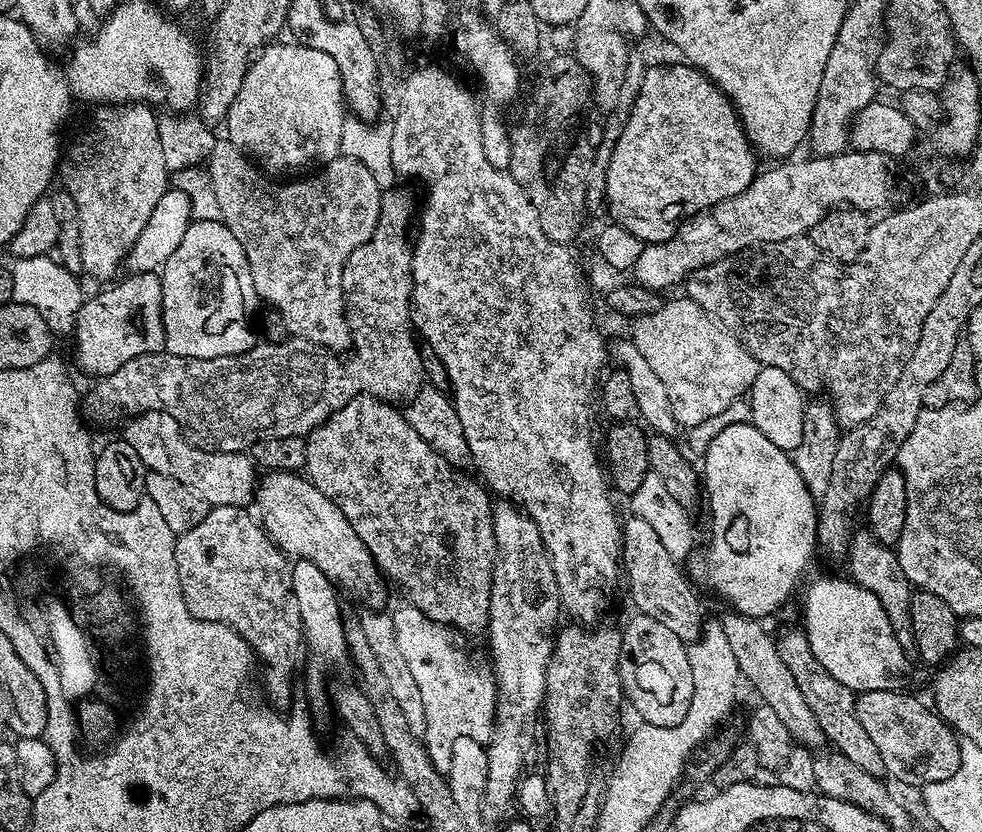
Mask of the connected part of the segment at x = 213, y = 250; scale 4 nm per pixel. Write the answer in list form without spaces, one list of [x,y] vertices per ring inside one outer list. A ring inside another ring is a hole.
[[[193,219],[182,242],[162,267],[160,285],[164,347],[170,354],[186,358],[222,358],[242,354],[257,344],[257,325],[248,321],[258,305],[254,278],[250,278],[250,262],[242,250],[242,242],[238,242],[238,238],[234,238],[232,231],[219,219]]]

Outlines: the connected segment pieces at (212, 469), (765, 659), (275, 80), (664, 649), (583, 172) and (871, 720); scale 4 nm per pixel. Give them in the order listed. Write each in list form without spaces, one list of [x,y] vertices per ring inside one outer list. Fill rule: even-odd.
[[[162,411],[142,412],[133,415],[129,420],[132,421],[125,426],[122,439],[134,446],[147,471],[164,474],[182,482],[209,506],[243,508],[253,503],[258,469],[252,463],[252,457],[248,452],[214,452],[207,446],[201,446],[189,439],[185,429],[173,416]]]
[[[725,611],[725,616],[719,617],[722,630],[726,630],[726,639],[730,642],[730,651],[738,662],[738,670],[741,677],[757,692],[763,704],[770,706],[778,719],[790,730],[793,741],[797,745],[813,750],[819,749],[825,743],[824,731],[818,724],[818,718],[814,716],[814,710],[810,710],[810,702],[802,698],[802,690],[798,690],[798,682],[794,682],[794,674],[790,674],[786,662],[776,649],[776,640],[763,628],[759,619],[751,616],[742,616],[738,612]]]
[[[273,42],[261,48],[255,59],[249,63],[242,90],[238,90],[238,98],[234,98],[226,117],[227,139],[243,148],[272,178],[288,178],[335,160],[341,155],[342,126],[346,119],[346,101],[342,74],[338,74],[338,62],[334,62],[330,54],[322,54],[322,50],[314,50],[299,42],[280,43]]]
[[[643,614],[633,615],[628,625],[623,625],[620,634],[620,681],[630,708],[641,717],[643,723],[673,728],[682,718],[686,718],[686,710],[690,710],[690,702],[694,694],[694,674],[690,674],[690,658],[685,641],[678,638],[662,622]]]
[[[575,55],[556,56],[552,60],[552,65],[548,68],[548,73],[545,74],[544,80],[540,80],[536,84],[536,89],[532,92],[532,105],[524,112],[524,121],[517,128],[511,129],[510,135],[512,138],[512,149],[510,150],[510,162],[507,166],[507,171],[512,173],[517,182],[528,191],[528,196],[534,202],[534,206],[540,212],[540,220],[544,223],[544,233],[554,242],[559,244],[571,245],[572,239],[576,236],[576,227],[580,224],[580,219],[583,218],[584,212],[588,208],[588,179],[592,173],[592,163],[598,159],[598,152],[592,149],[592,128],[588,125],[588,119],[594,113],[594,81],[591,76],[585,72],[584,67],[576,61]]]
[[[904,690],[859,693],[856,698],[858,722],[862,722],[866,734],[870,734],[874,746],[878,746],[884,771],[889,777],[892,775],[904,784],[917,786],[942,782],[942,778],[950,778],[950,774],[958,770],[960,740],[950,725],[937,716],[927,703],[924,705],[918,697],[908,694]]]

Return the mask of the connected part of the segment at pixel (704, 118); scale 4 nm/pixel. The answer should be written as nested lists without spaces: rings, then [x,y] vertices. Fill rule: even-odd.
[[[687,62],[679,63],[660,64],[657,68],[652,68],[652,66],[645,67],[642,90],[638,90],[638,98],[634,102],[634,110],[622,130],[622,138],[618,138],[614,150],[607,153],[606,156],[608,162],[608,168],[604,172],[604,177],[606,178],[606,186],[604,187],[606,212],[612,215],[609,217],[615,223],[625,227],[626,230],[642,240],[644,244],[666,242],[680,229],[681,222],[687,220],[690,216],[697,216],[698,213],[705,212],[707,208],[714,206],[718,202],[726,202],[730,198],[742,194],[742,190],[746,190],[746,186],[750,186],[752,179],[758,175],[758,167],[756,168],[757,153],[752,145],[749,144],[748,136],[744,133],[744,128],[740,124],[739,118],[736,117],[736,107],[729,102],[728,95],[711,78],[705,76],[697,68],[692,67],[691,64]]]

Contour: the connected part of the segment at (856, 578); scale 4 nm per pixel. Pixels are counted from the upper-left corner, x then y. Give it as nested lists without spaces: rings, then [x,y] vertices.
[[[867,530],[853,531],[846,557],[847,564],[847,575],[851,580],[858,586],[870,590],[870,594],[874,594],[878,602],[882,602],[882,610],[886,610],[886,618],[890,618],[890,626],[901,646],[906,650],[915,649],[916,643],[910,626],[910,602],[914,589],[906,574],[902,574],[895,547],[878,542],[878,538],[874,538],[874,534]]]

